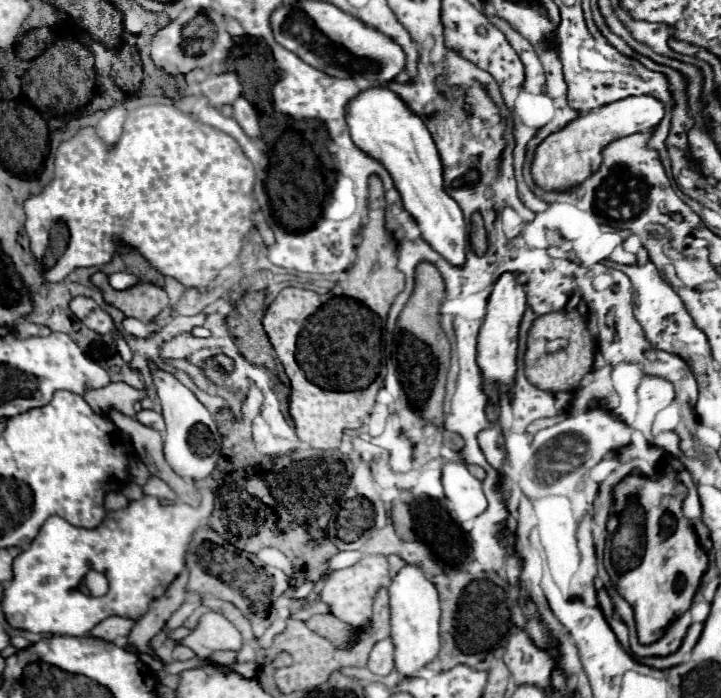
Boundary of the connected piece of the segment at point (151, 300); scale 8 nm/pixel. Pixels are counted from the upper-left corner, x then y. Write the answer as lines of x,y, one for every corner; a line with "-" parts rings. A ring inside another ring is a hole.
96,272
92,276
92,282
102,288
104,300
116,308
120,308
128,318
138,318
142,322
152,322
166,306
168,296
160,286
154,284
138,284
136,288
118,292
110,288
108,276
102,272

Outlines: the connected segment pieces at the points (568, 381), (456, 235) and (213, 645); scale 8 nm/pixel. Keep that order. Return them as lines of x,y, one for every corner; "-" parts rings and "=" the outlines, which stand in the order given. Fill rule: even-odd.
560,310
560,312
548,312
540,318
536,318
528,330
528,348
524,354
526,362
526,378
546,390
546,392
558,392
558,390
574,390
586,372
592,370
594,364
594,352
592,352
592,336
586,330
586,322
582,320
578,310
-
564,338
568,340
568,346
558,352
546,352
546,342
=
378,84
358,92
346,104
346,122
352,134
352,142
368,156
380,160
392,174
404,208
416,220
422,238
446,262
452,266
464,266
468,248
464,214
458,202
444,190
442,160
424,120
414,114
396,92
=
204,614
188,638
182,640
184,646
194,650
198,656
210,656
216,650
240,650
242,636
222,614

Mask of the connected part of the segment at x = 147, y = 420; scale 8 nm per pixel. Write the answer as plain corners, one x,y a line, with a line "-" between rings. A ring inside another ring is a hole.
142,410
136,416
138,416
138,420
142,420
142,424
150,424
150,428
160,430
160,432
164,430
164,418
162,418
162,414
158,414
154,410

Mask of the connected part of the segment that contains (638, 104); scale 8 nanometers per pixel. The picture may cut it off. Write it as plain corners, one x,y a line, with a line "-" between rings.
630,96
612,104
606,104
598,110
582,114
570,128
562,128
562,132
556,132
548,136
536,150
534,162
532,162
532,176
538,186
548,190
562,190
572,188
574,184
580,184
598,168
598,156
602,156
602,148
616,138
630,136
642,130
650,130
660,124
664,118
664,104
654,96

